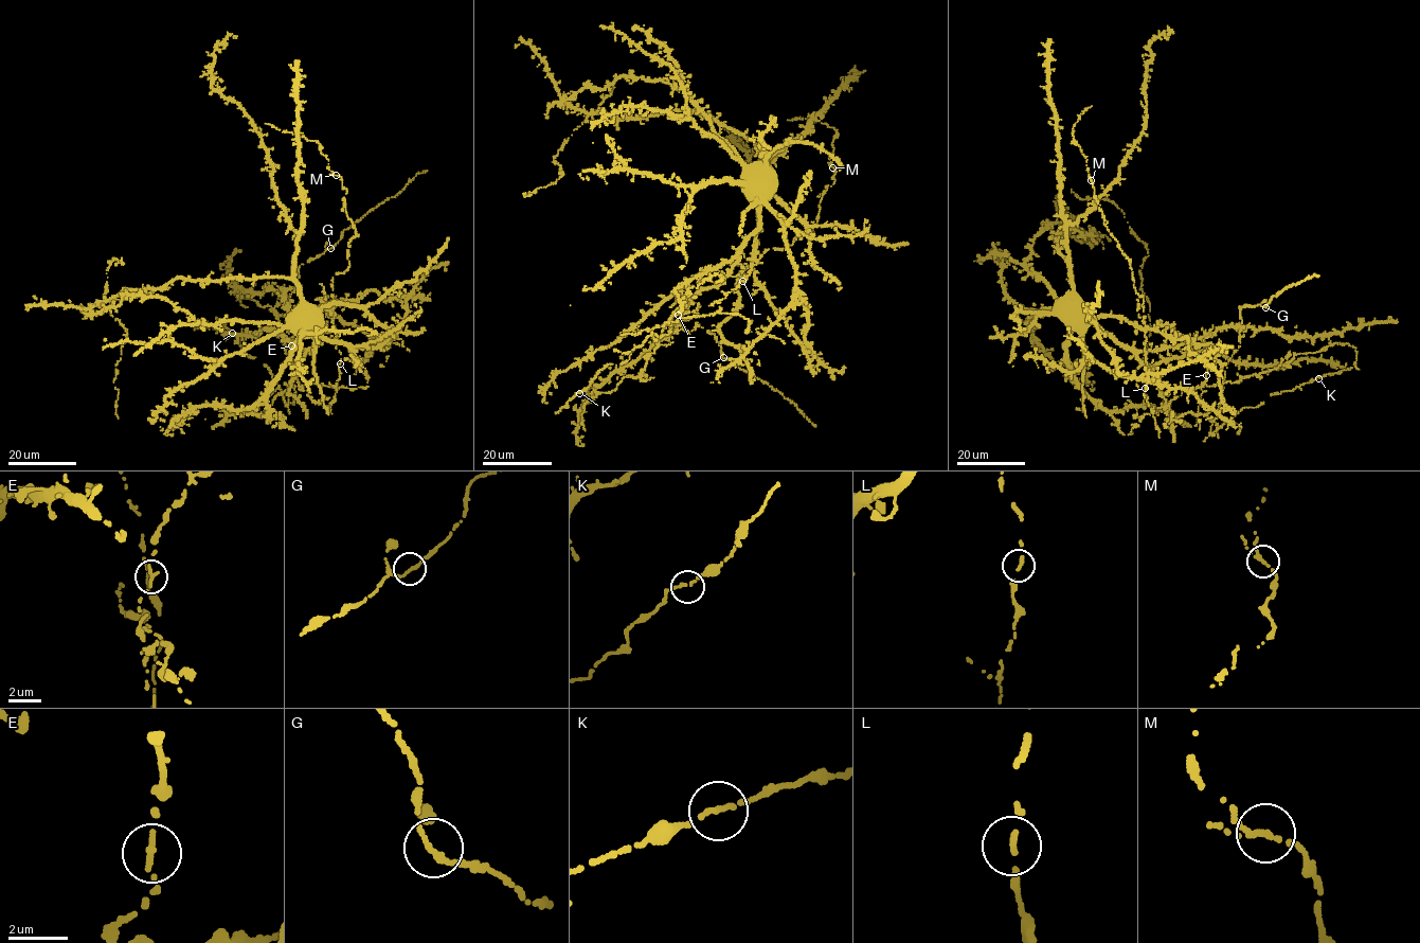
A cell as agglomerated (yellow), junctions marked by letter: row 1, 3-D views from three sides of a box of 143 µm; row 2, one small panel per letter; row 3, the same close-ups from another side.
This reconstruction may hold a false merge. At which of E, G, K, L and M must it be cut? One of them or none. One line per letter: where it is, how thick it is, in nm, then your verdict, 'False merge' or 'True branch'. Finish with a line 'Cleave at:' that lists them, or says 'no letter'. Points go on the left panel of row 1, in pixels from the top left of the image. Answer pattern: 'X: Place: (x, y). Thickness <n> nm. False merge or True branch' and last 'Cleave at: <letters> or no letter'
E: Place: (291, 345). Thickness 180 nm. False merge
G: Place: (330, 248). Thickness 200 nm. True branch
K: Place: (232, 333). Thickness 170 nm. True branch
L: Place: (340, 363). Thickness 150 nm. True branch
M: Place: (336, 175). Thickness 200 nm. True branch
Cleave at: E

